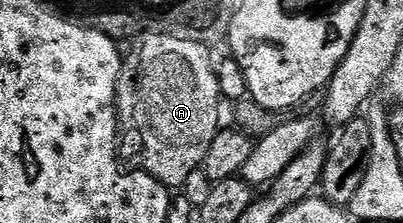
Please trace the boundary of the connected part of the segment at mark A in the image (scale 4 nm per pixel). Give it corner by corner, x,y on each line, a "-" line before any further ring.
154,30
150,36
144,34
138,35
132,41
133,49
127,52
121,66
121,76
117,79
117,115
119,117
119,128
122,133
125,132
131,139
137,140
137,144
141,147
141,164
140,171
147,173
148,176
154,176
158,182
164,184
170,190
177,190
180,184
185,184
193,176
193,171
196,173
201,167
201,163
205,160
207,154
207,146
211,146
211,138
215,138
218,132
217,127
217,105
222,103
223,97
219,90
219,82
217,81
217,73
215,71
214,61
209,61
206,45
196,44
195,42
187,42
183,38
171,38
166,36
160,30

